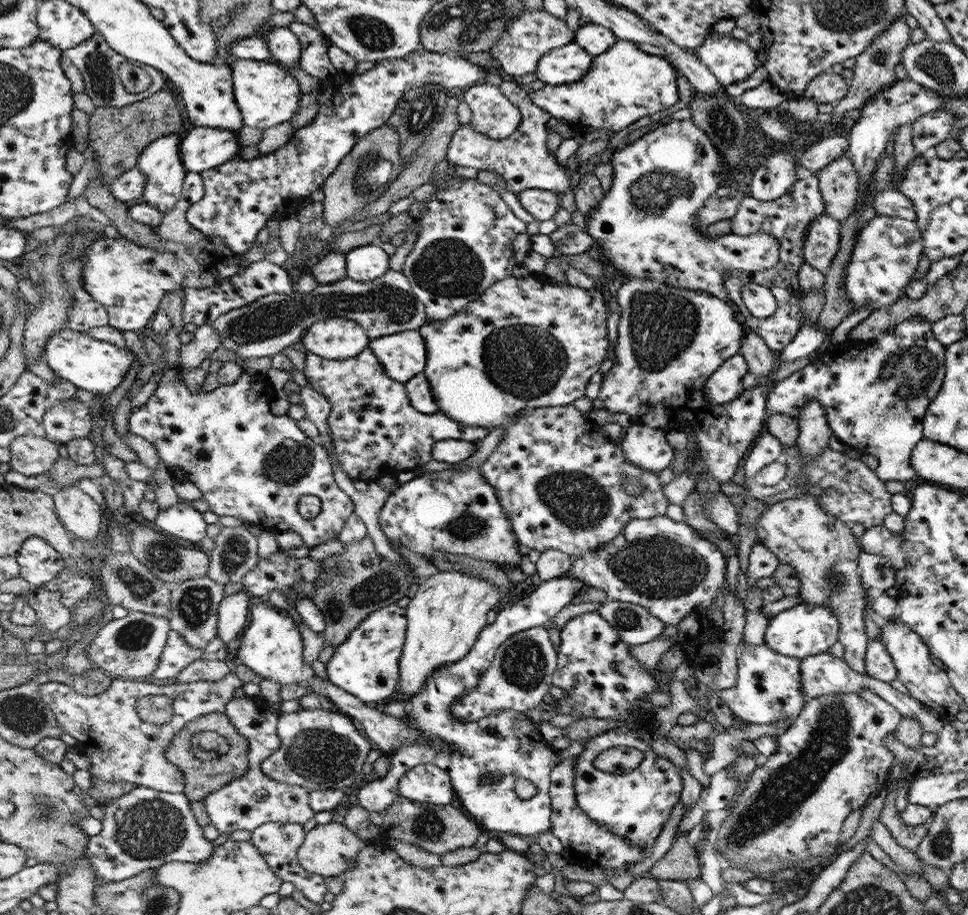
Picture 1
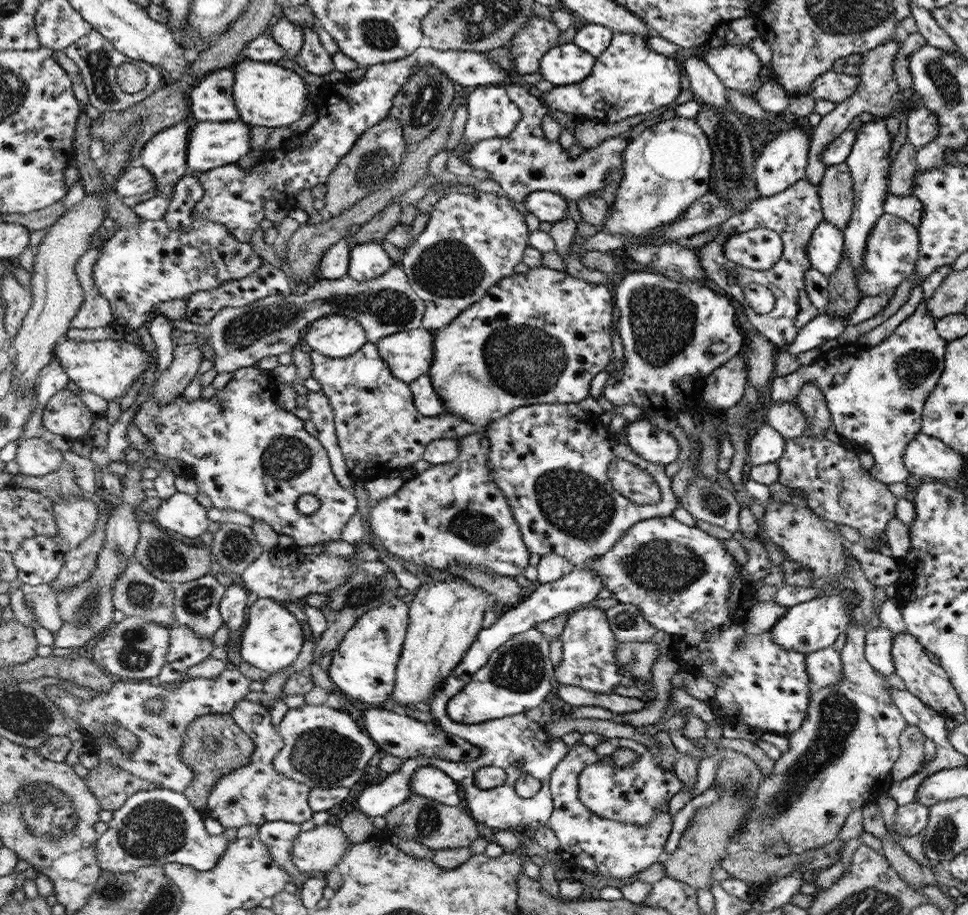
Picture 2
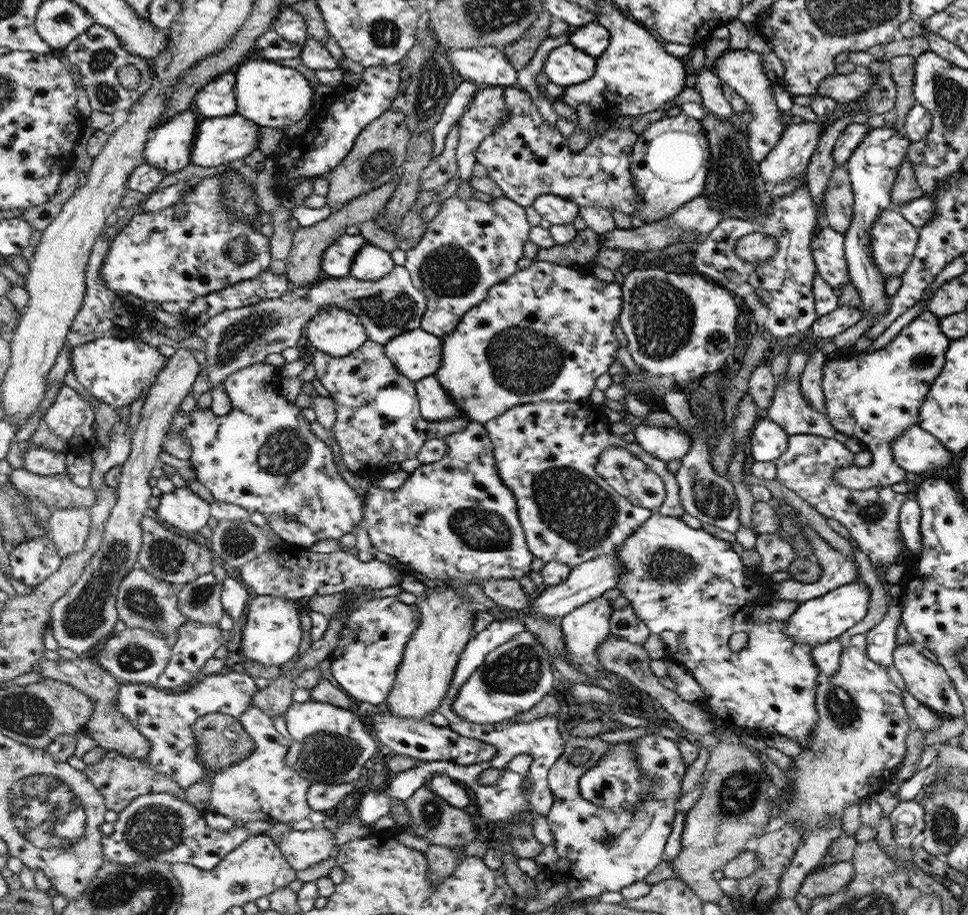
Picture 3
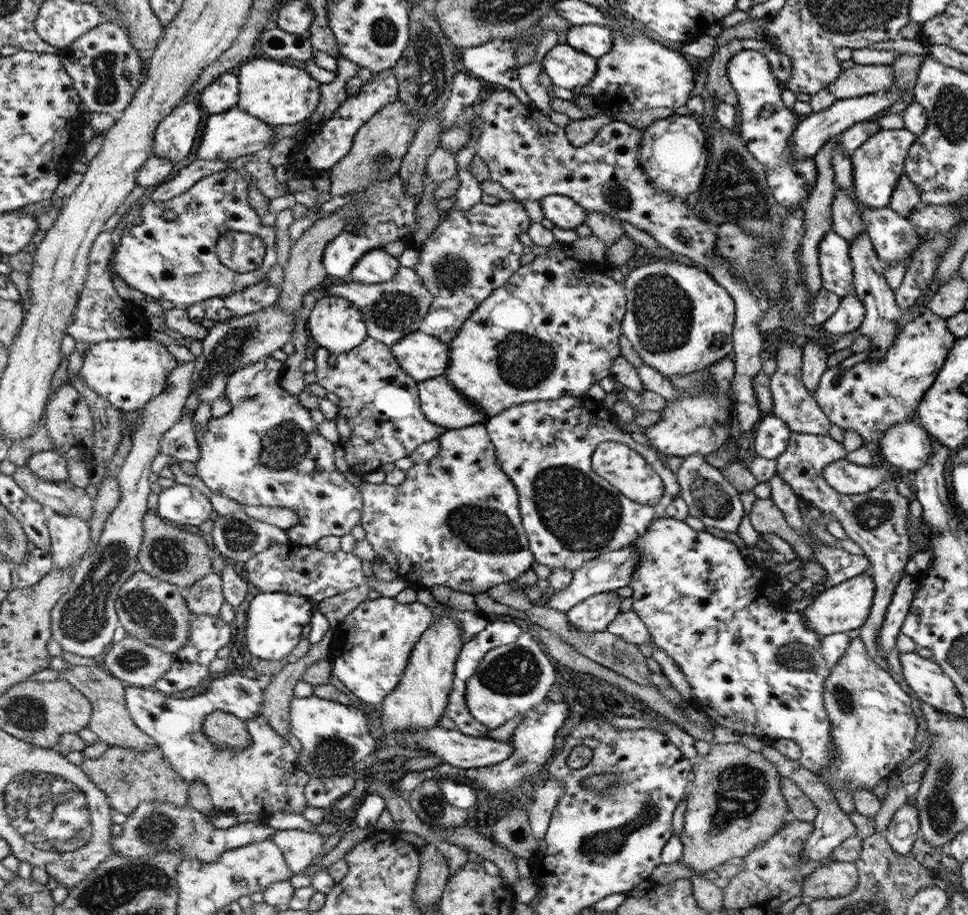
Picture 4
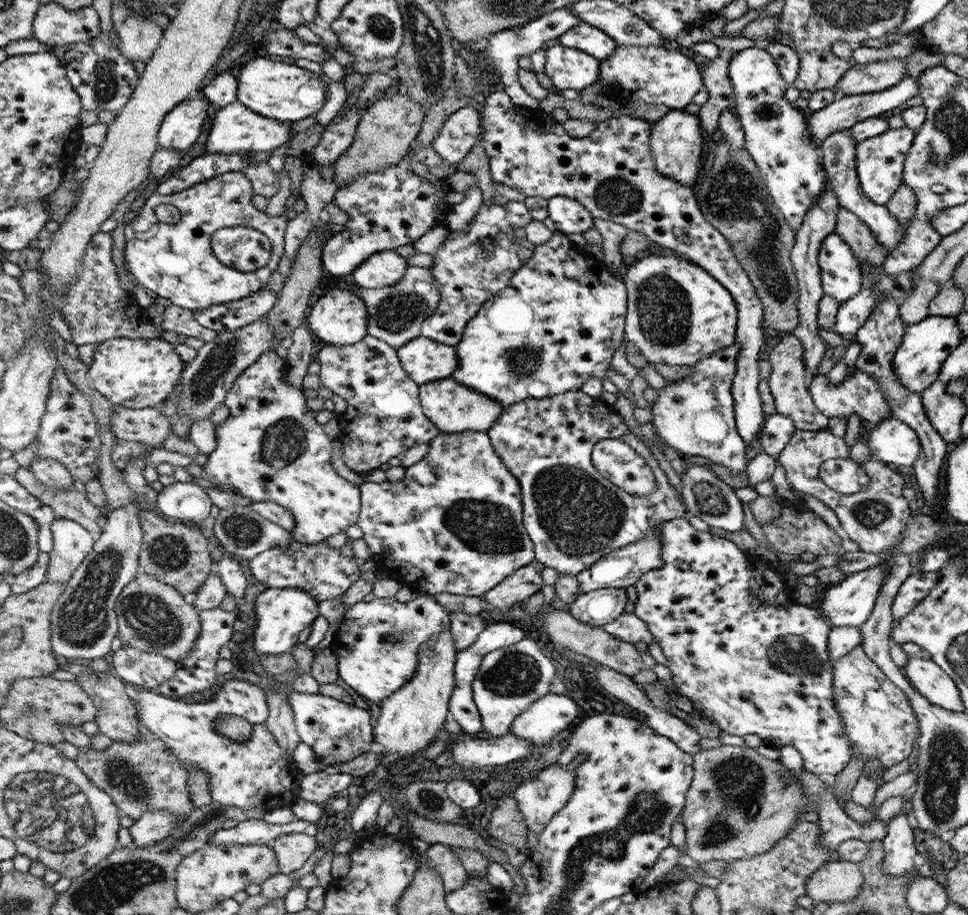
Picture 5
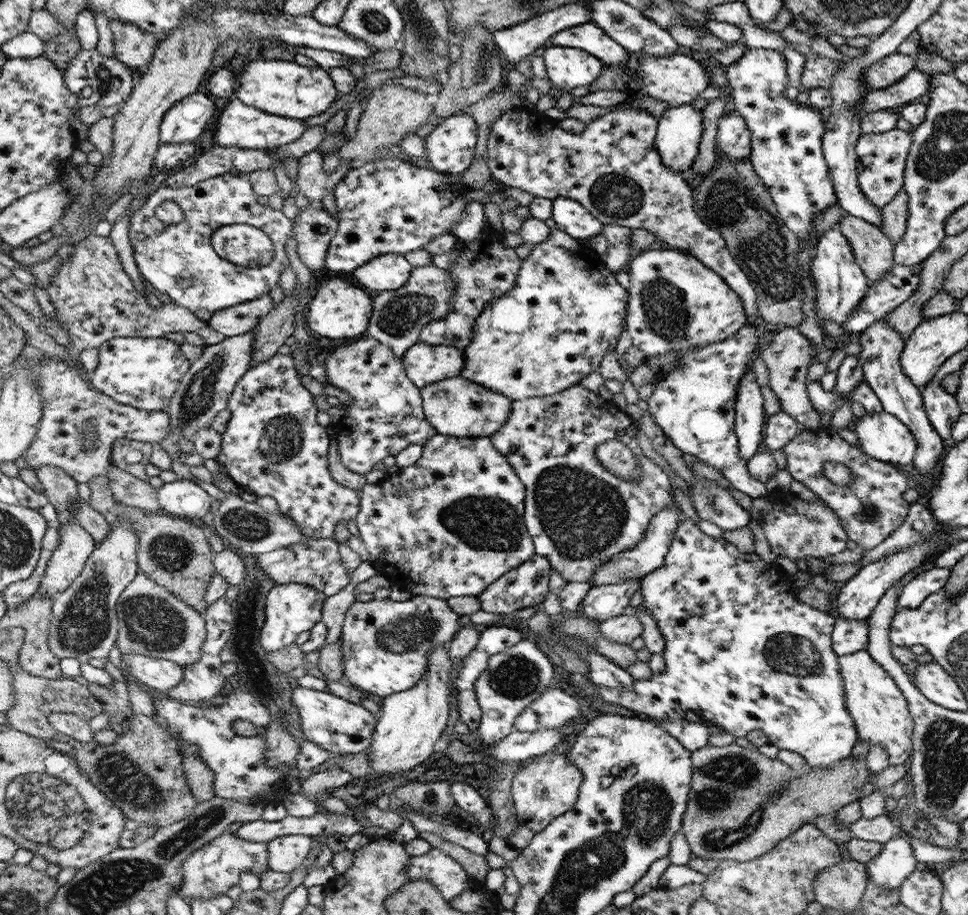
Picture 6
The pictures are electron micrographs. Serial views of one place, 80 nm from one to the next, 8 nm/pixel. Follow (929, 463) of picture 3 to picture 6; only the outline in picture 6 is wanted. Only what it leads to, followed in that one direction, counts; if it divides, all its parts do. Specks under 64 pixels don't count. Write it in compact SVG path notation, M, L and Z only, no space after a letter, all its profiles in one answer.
M888 412L854 418L851 428L858 436L862 452L868 456L895 466L913 462L917 451L914 435Z

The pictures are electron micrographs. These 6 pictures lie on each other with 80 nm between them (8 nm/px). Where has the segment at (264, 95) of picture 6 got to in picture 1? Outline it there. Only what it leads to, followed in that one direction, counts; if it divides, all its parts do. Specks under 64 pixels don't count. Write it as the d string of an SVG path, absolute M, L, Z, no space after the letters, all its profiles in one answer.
M232 59L228 66L234 74L234 95L243 115L244 125L262 130L290 122L303 95L298 82L274 62Z

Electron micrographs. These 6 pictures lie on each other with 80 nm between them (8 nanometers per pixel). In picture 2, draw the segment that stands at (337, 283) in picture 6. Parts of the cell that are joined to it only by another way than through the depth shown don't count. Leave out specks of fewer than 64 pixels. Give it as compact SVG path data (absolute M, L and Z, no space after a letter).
M339 314L326 315L315 320L308 326L304 338L313 351L336 358L354 355L368 339L366 330L359 321Z

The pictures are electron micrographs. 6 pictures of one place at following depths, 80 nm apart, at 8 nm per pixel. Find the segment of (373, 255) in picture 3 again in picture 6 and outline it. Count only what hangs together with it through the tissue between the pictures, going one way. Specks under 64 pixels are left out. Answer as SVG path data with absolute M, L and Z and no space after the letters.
M392 253L380 255L354 271L359 286L373 292L395 291L406 286L411 280L413 269L404 255Z

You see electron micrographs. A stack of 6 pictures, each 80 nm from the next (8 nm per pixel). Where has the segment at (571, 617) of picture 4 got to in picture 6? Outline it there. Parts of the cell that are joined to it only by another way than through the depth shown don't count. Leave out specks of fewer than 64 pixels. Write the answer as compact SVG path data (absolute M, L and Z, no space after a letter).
M631 578L618 584L592 586L579 604L580 611L598 624L621 616L634 592L641 587L640 582L641 578Z

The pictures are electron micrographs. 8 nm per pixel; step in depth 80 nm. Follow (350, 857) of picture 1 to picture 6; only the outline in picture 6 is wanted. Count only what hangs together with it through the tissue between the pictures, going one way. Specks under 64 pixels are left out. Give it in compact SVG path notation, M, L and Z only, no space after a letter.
M306 835L279 836L267 843L268 866L276 872L291 873L302 867L312 850L312 837Z

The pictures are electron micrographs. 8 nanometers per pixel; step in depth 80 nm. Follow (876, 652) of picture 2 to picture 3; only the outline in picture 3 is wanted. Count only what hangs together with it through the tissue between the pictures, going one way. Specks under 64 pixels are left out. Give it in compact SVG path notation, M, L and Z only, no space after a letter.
M893 598L881 622L865 634L868 657L886 670L893 666L893 653L896 650L896 630L902 622L903 600Z

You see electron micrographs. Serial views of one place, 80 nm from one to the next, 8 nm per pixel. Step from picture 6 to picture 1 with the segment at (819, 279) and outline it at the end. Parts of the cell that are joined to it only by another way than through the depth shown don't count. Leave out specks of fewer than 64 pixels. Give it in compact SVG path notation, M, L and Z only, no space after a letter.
M826 213L811 220L803 234L803 255L807 264L820 272L826 272L832 266L841 241L840 225Z

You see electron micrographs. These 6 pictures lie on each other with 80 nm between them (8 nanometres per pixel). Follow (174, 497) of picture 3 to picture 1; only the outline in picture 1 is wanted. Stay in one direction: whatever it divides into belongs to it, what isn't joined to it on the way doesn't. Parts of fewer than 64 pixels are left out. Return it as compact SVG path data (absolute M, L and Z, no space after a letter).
M179 499L174 506L160 511L153 521L158 528L178 539L200 544L206 538L208 524L202 512L194 509L186 500Z

